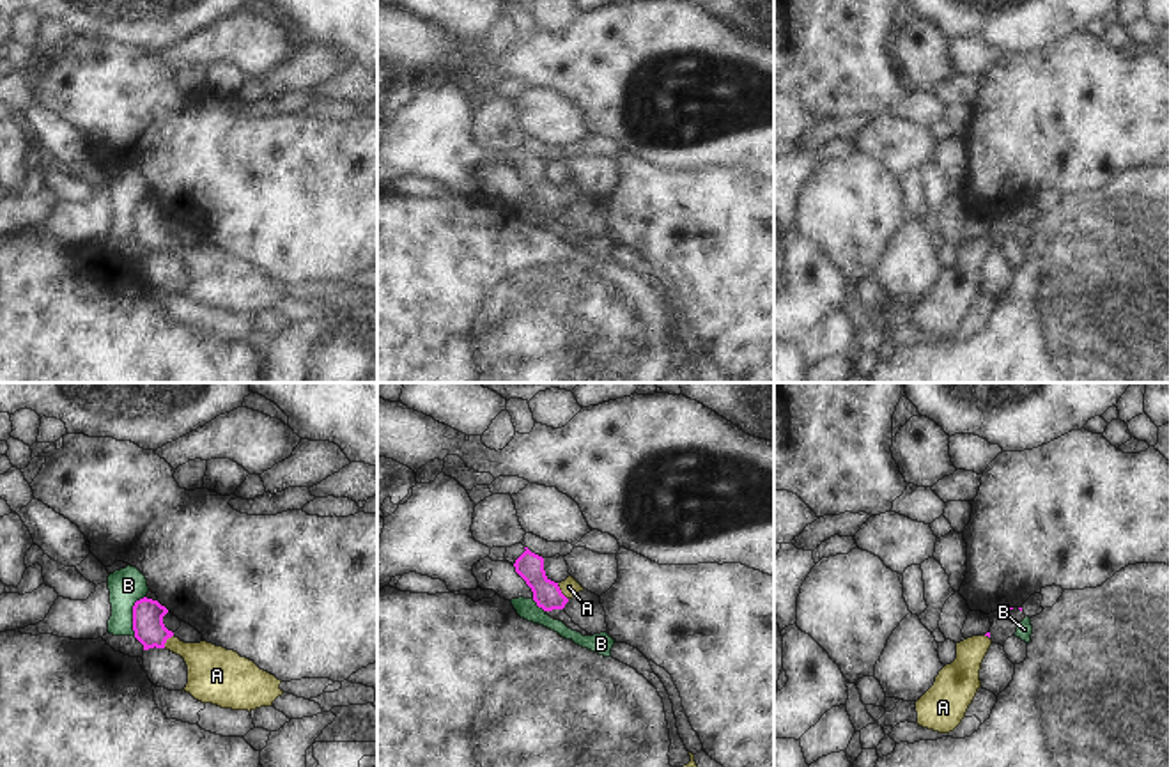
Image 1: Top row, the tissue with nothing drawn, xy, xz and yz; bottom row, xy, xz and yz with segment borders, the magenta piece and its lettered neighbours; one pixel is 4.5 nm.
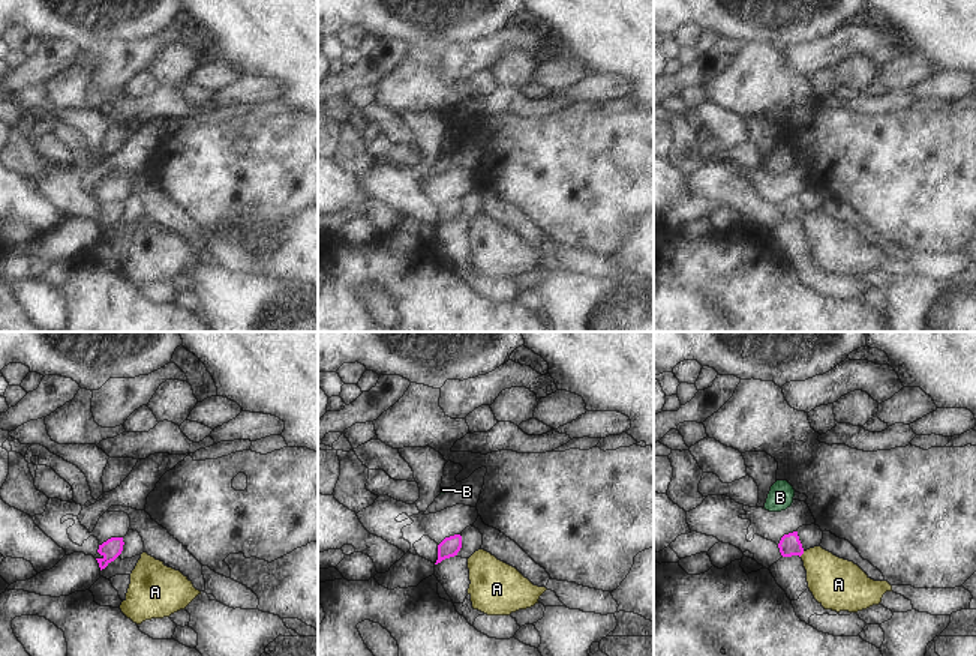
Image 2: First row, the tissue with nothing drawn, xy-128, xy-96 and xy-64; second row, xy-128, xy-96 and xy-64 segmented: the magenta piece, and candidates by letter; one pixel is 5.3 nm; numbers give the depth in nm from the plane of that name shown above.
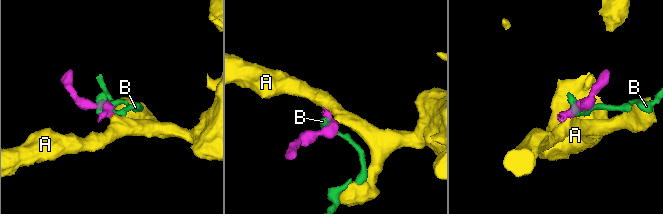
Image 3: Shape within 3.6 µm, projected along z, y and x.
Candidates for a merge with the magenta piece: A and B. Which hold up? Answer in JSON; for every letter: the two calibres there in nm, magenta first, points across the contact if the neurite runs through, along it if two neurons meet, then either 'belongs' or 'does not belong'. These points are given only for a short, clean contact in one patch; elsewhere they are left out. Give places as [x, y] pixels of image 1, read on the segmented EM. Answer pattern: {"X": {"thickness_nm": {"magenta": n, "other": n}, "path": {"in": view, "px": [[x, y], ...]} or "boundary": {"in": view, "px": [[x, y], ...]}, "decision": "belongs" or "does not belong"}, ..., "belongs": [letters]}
{"A": {"thickness_nm": {"magenta": 130, "other": 80}, "path": {"in": "xz", "px": [[548, 596], [560, 592], [569, 587]]}, "decision": "belongs"}, "B": {"thickness_nm": {"magenta": 140, "other": 160}, "boundary": {"in": "xy", "px": [[144, 596], [133, 606], [133, 635]]}, "decision": "does not belong"}, "belongs": ["A"]}

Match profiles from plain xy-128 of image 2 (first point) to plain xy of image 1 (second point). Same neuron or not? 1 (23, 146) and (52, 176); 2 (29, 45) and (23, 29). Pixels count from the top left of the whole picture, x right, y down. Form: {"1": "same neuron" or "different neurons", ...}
{"1": "different neurons", "2": "different neurons"}

